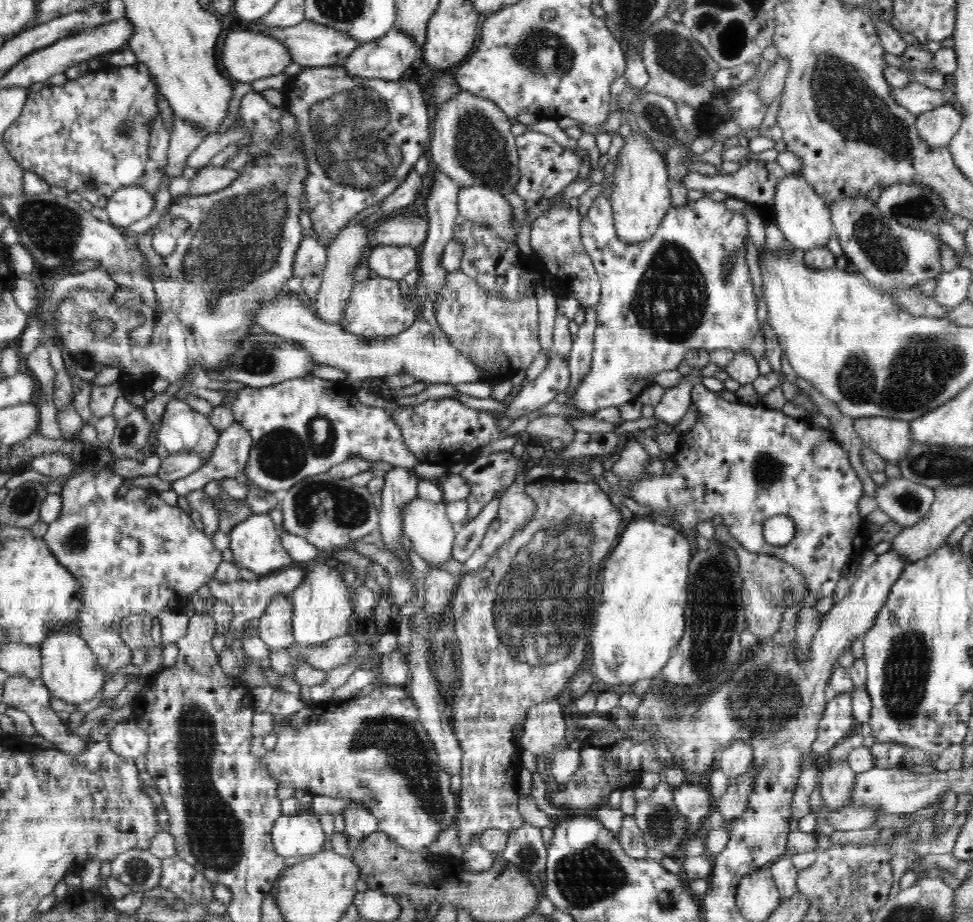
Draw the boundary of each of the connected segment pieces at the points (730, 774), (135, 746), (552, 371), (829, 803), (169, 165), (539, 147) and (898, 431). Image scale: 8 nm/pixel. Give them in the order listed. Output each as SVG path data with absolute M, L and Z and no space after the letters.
M734 740L726 748L722 748L715 766L719 767L731 782L750 768L753 764L753 756L753 748L747 742Z
M131 720L118 723L109 731L110 748L120 756L134 760L148 752L149 733L140 729L136 722Z
M552 354L542 372L532 382L523 383L521 390L507 408L508 418L516 420L534 412L563 393L571 381L571 372L567 364L568 360Z
M823 760L820 765L821 797L826 808L840 810L850 804L856 773L847 761Z
M174 112L173 119L173 129L169 132L170 145L166 166L162 166L159 170L169 177L178 177L182 175L182 170L186 167L186 159L195 152L208 135L204 131L200 131L200 126L197 128L195 125L186 123L186 121L174 115Z
M527 131L522 136L516 136L515 144L518 152L518 167L520 180L514 188L514 198L520 203L536 204L542 198L550 199L561 192L580 174L583 157L557 144L550 134Z
M892 417L855 418L853 427L863 442L890 464L898 464L912 444L910 421Z

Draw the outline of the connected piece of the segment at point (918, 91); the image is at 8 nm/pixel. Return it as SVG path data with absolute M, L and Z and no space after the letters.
M913 81L908 87L893 88L896 102L916 116L944 105L955 102L955 86L946 86L942 90L931 90Z

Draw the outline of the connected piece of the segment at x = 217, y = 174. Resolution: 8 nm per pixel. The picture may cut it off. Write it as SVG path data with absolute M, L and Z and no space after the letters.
M222 166L202 167L191 179L186 195L202 196L226 188L239 177L239 171Z

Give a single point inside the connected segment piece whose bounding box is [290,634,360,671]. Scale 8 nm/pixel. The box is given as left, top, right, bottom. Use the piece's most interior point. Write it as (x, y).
(335, 652)

